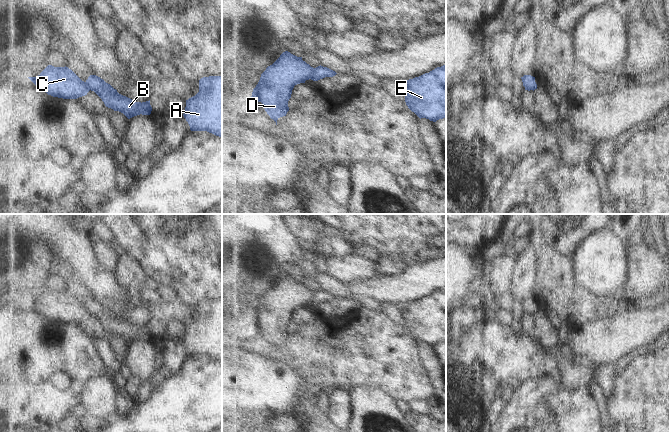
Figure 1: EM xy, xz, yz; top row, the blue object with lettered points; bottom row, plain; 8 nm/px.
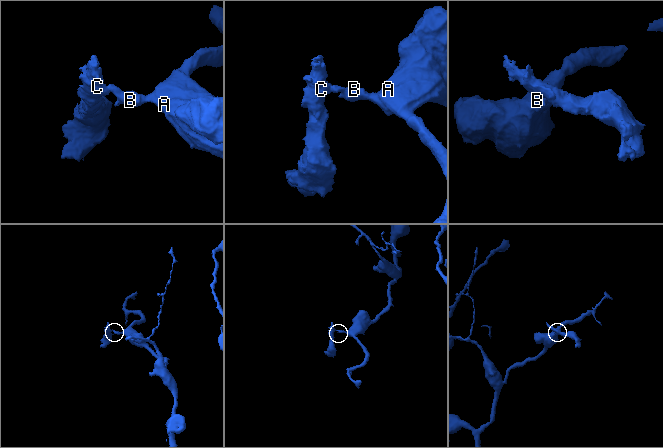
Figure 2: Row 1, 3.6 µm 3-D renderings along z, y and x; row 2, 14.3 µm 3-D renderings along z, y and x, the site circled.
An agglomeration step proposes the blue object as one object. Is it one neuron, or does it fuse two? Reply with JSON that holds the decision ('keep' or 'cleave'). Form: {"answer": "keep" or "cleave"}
{"answer": "cleave"}

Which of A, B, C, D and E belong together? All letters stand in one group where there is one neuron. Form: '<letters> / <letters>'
A B E / C D

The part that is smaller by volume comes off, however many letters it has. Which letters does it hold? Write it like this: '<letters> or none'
C, D

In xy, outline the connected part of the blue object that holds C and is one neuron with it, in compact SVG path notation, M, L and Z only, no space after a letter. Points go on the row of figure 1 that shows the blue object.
M48 65L37 77L28 77L37 87L48 95L63 99L77 99L91 90L68 67Z

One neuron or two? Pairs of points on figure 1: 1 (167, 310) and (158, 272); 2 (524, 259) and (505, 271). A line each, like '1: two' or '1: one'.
1: two
2: two

